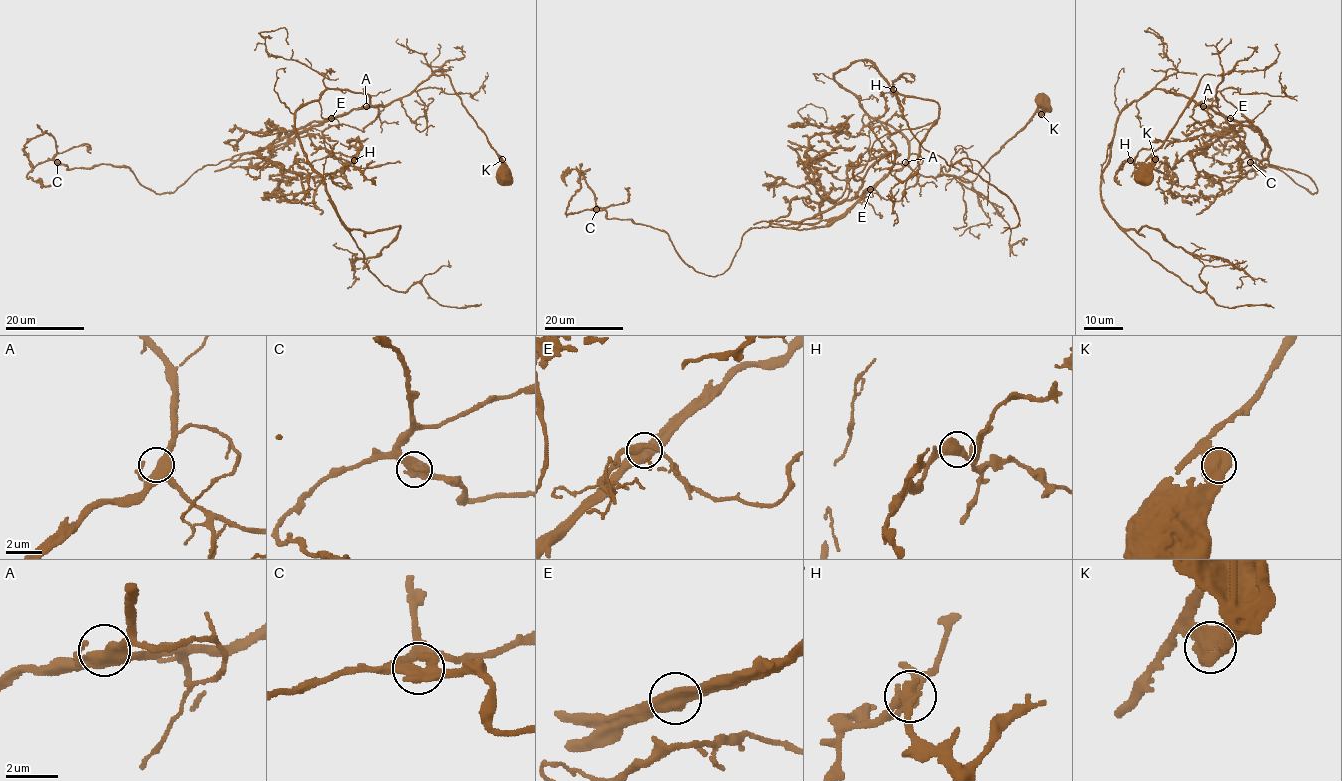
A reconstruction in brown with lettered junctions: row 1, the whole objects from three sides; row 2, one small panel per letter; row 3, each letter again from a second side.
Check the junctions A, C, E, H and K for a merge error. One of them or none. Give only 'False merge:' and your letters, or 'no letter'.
False merge: E

